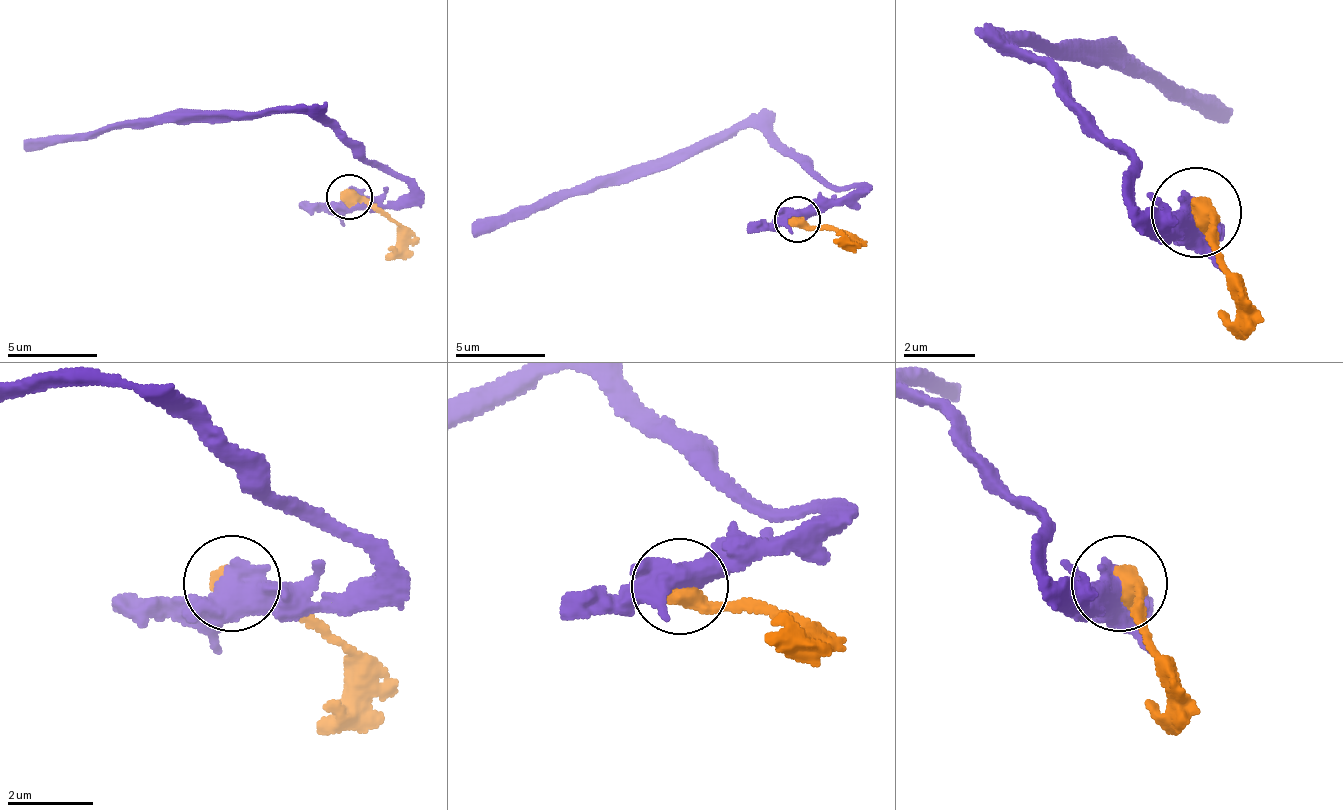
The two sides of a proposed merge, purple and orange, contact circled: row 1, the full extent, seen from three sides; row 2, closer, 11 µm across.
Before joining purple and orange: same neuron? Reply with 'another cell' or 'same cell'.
another cell

